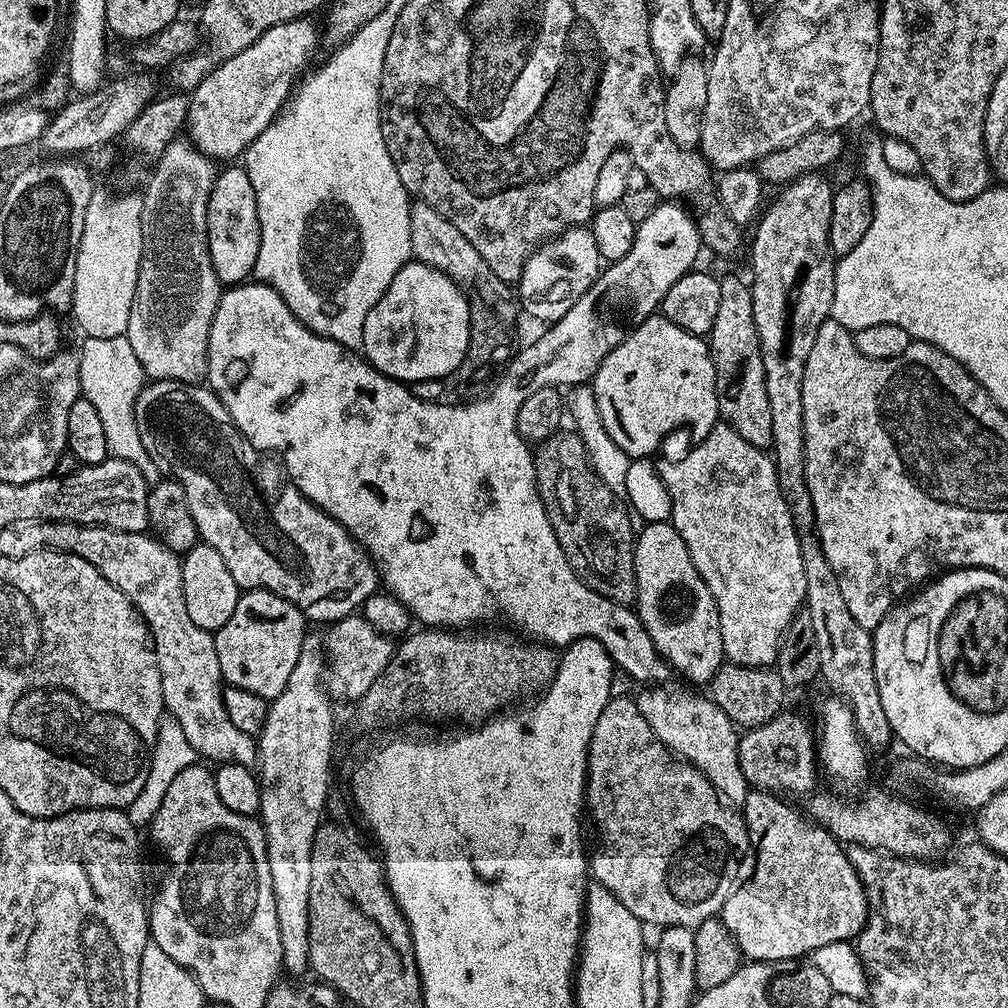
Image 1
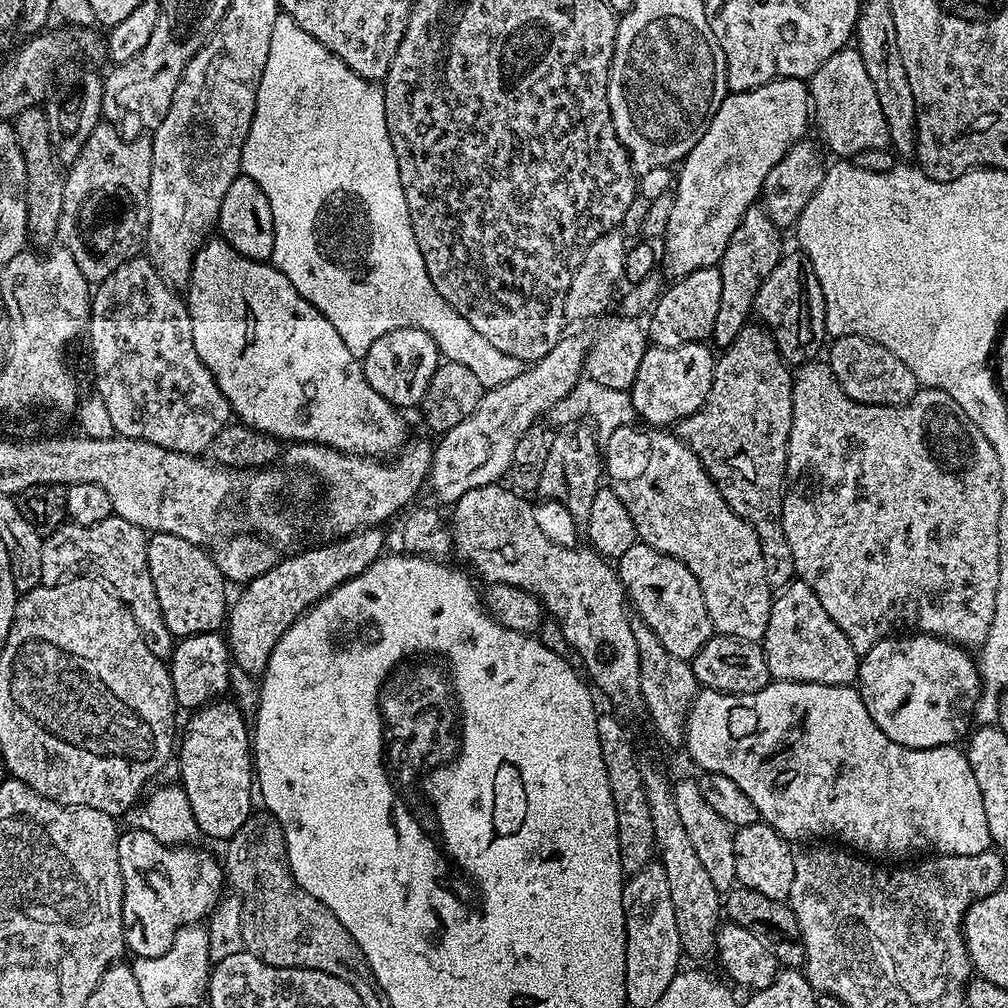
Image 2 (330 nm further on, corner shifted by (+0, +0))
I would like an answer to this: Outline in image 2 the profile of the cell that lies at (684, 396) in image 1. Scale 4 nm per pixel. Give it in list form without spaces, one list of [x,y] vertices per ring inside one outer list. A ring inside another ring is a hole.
[[[704,342],[673,348],[648,347],[642,358],[642,366],[638,366],[638,378],[634,378],[630,389],[637,417],[648,424],[672,426],[677,420],[694,414],[694,410],[706,402],[706,394],[710,394],[713,363],[713,349]]]

